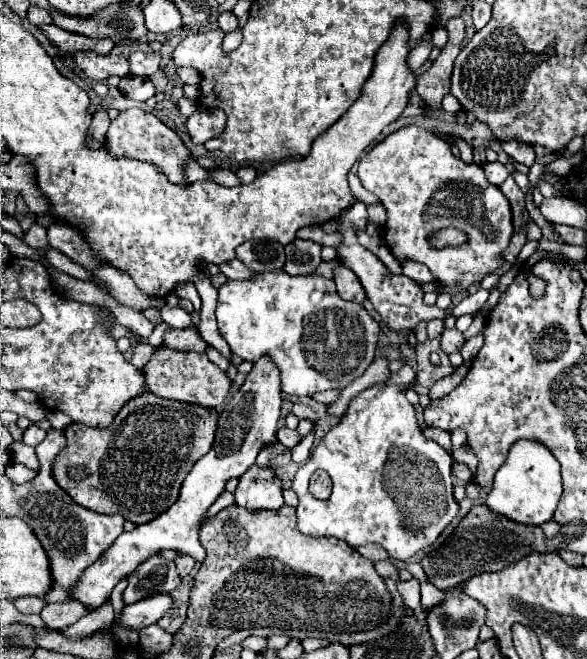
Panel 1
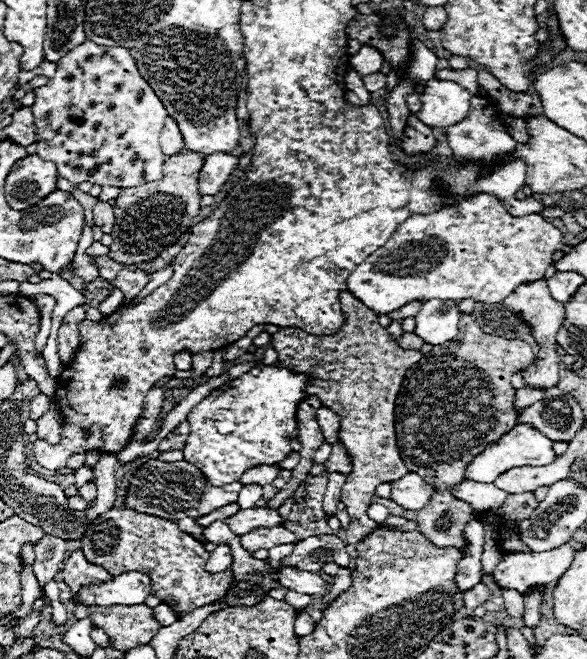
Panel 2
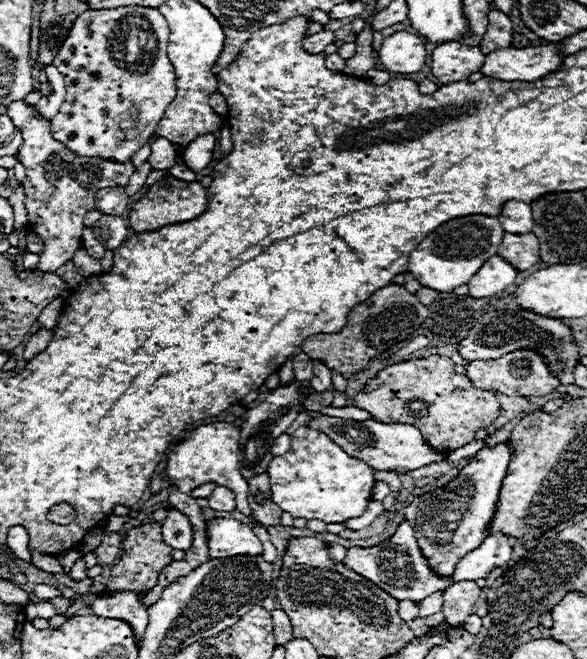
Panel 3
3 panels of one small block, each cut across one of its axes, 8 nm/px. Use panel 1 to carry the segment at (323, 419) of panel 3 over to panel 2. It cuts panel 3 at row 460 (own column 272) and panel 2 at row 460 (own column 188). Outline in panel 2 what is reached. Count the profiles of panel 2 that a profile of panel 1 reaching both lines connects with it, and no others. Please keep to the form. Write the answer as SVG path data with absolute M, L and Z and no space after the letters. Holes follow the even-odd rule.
M518 424L508 434L504 434L504 438L498 438L484 452L480 452L474 458L474 462L468 464L468 468L464 470L464 478L474 480L474 482L494 482L500 474L504 474L510 468L546 466L546 464L552 464L554 460L556 460L556 454L552 450L552 440L546 438L544 434L540 434L538 430L530 428L528 424Z

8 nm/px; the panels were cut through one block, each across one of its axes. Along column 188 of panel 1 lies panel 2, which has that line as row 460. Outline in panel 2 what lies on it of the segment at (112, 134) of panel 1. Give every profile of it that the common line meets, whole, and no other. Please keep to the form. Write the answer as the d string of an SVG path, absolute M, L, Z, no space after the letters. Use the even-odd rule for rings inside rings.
M150 460L146 462L130 480L130 488L126 492L124 508L132 508L142 514L156 514L160 518L200 518L204 514L210 514L212 510L232 504L238 498L242 484L232 482L224 486L212 486L200 470L188 462L160 462Z

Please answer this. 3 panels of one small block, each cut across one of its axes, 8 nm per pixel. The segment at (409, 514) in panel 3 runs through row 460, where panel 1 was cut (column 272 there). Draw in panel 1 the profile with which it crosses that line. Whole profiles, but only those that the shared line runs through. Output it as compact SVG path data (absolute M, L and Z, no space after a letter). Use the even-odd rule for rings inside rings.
M252 464L236 486L236 504L248 510L278 510L284 506L282 480L268 466Z

